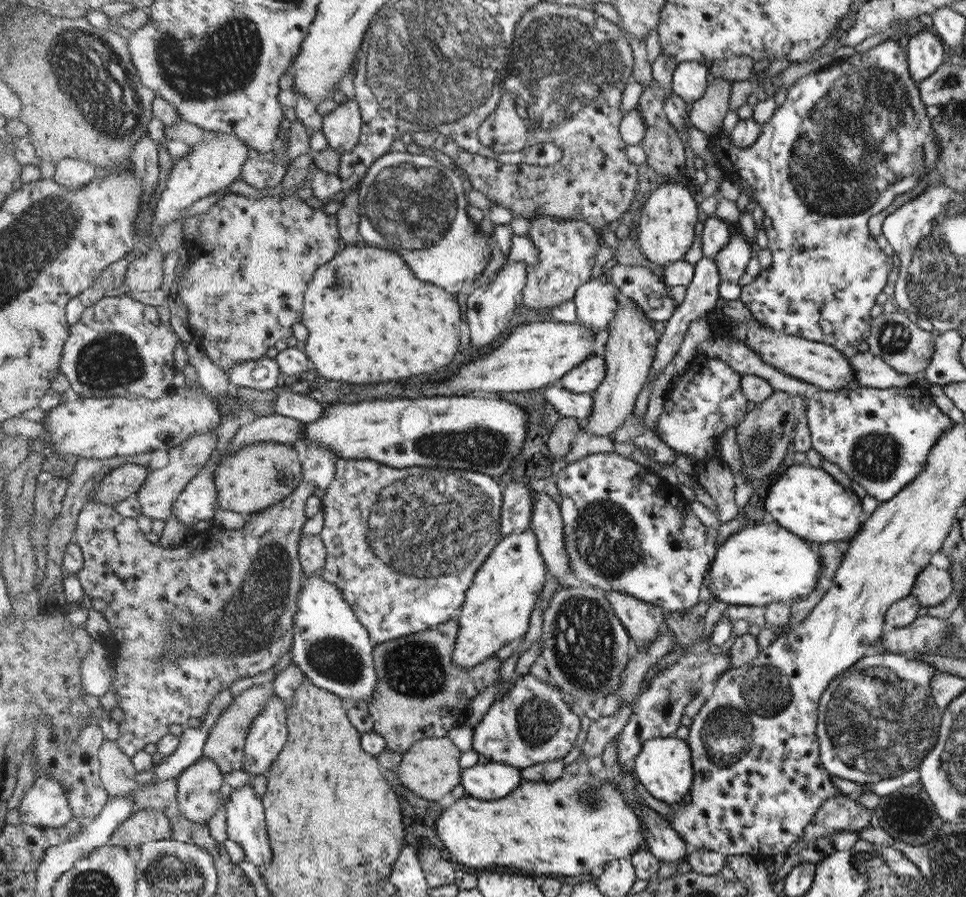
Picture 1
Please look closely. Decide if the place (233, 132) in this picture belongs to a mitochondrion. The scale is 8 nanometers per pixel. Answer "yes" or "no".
no

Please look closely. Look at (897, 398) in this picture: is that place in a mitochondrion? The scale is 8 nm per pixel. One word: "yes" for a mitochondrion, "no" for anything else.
no

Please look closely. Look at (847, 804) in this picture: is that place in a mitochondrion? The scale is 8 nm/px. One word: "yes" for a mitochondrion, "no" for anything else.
no

